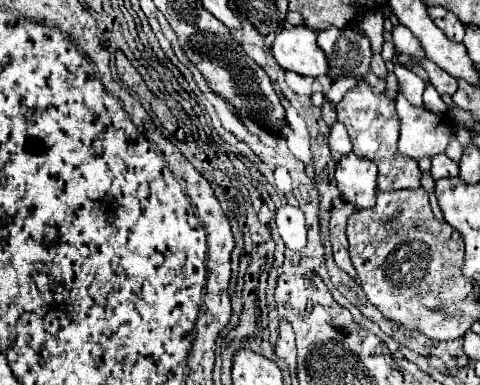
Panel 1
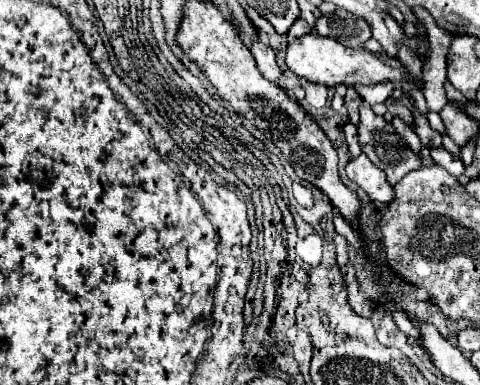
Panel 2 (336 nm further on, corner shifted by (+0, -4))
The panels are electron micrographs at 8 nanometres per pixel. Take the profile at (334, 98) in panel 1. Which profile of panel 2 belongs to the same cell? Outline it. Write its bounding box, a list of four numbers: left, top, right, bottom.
[354,82,396,106]

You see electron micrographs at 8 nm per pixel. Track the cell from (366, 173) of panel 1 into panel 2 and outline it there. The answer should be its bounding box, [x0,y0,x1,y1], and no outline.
[346,154,394,204]

